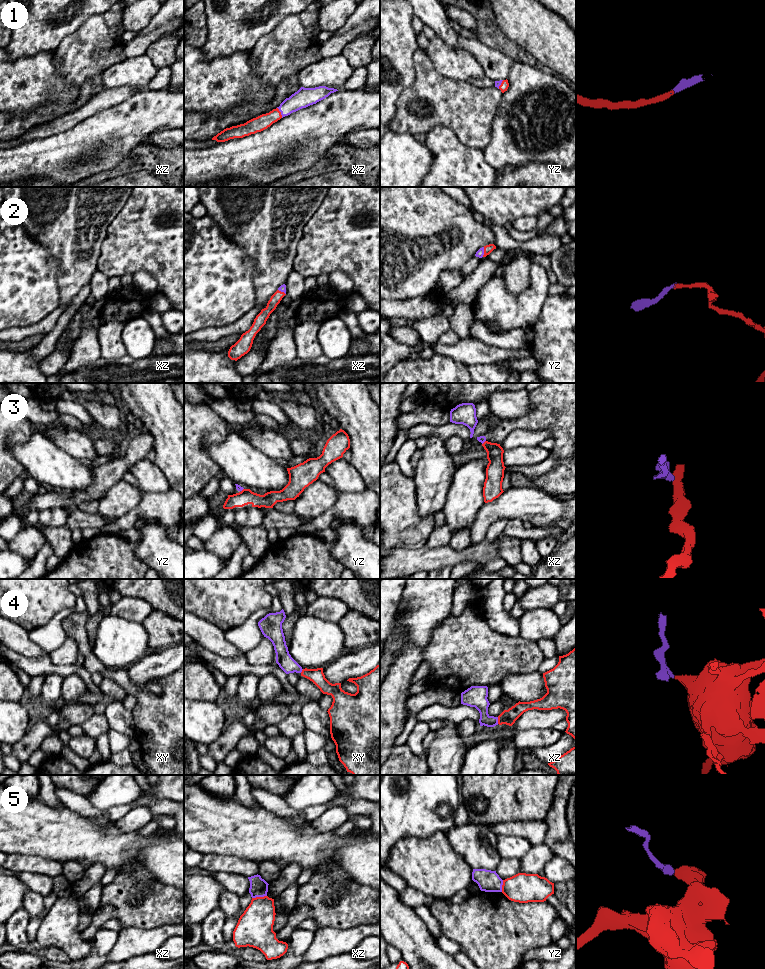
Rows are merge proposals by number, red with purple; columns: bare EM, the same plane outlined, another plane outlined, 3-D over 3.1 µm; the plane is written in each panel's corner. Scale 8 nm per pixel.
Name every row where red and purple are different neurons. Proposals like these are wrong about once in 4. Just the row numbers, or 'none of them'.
3, 5

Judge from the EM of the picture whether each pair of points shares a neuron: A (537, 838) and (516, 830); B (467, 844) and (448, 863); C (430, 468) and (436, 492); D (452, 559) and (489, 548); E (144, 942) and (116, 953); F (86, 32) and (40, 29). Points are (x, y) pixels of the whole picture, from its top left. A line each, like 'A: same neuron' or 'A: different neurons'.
A: same neuron
B: different neurons
C: same neuron
D: same neuron
E: same neuron
F: different neurons

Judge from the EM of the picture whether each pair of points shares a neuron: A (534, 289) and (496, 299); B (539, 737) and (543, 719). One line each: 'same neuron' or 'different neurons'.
A: same neuron
B: different neurons

